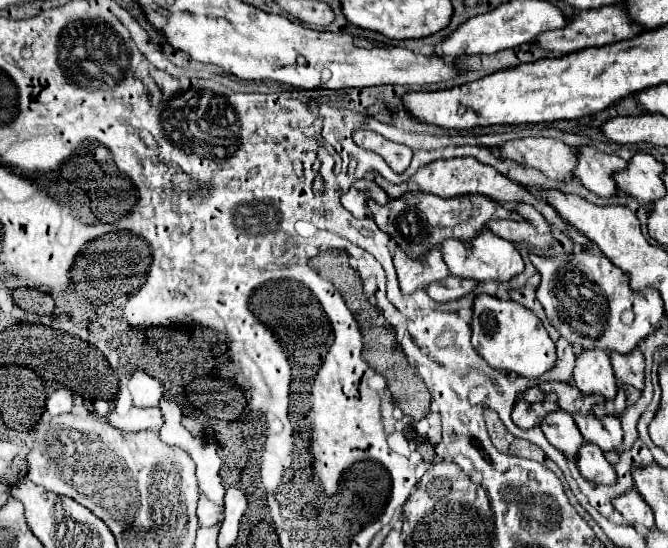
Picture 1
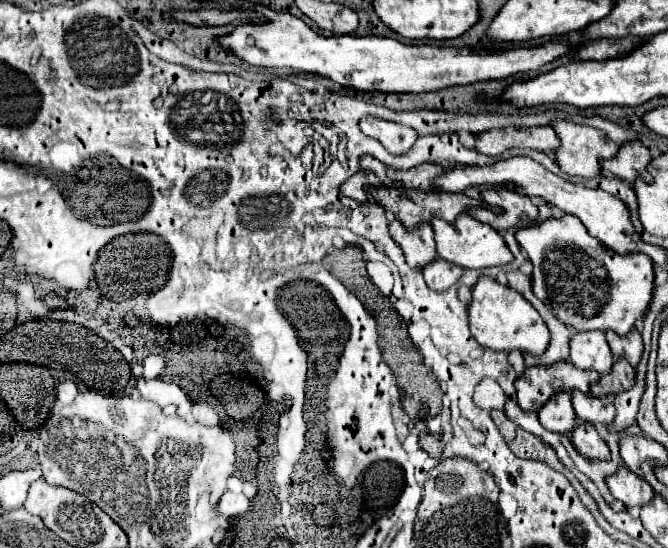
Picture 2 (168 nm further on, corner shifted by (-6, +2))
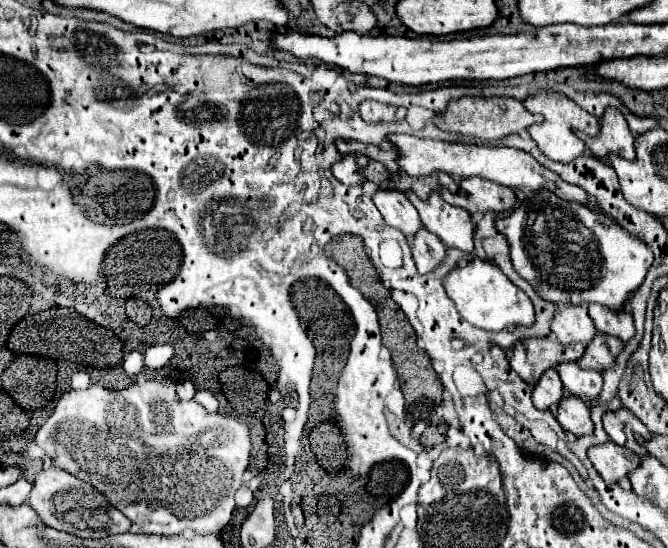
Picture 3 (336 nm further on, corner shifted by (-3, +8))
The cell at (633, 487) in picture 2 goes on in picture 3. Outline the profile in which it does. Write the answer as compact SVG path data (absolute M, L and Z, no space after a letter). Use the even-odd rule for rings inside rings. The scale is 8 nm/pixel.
M609 441L597 447L589 449L589 459L593 467L599 471L599 475L609 483L619 483L621 479L627 479L633 469L639 465L639 457L631 453L625 447L619 447L617 443Z

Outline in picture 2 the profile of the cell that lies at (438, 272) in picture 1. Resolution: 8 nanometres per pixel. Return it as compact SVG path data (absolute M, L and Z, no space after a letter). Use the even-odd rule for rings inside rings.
M394 219L390 225L390 235L394 241L402 247L410 267L424 267L436 259L436 243L434 243L434 231L430 223L420 223L416 229L408 231L398 219Z

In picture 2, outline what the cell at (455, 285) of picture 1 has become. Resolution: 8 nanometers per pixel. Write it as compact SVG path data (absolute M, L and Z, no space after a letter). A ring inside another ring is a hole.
M434 259L430 265L422 267L422 275L424 275L424 281L430 289L446 291L448 287L452 287L460 279L462 267L448 263L444 259Z

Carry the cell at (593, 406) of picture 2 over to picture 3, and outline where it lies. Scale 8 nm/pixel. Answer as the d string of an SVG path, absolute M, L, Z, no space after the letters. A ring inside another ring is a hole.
M565 363L557 367L563 387L569 395L585 397L587 401L595 401L603 389L603 377L599 371L581 369L577 363Z

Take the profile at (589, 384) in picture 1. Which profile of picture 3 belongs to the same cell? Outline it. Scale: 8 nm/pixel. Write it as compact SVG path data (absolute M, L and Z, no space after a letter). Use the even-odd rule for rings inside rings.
M581 305L559 307L553 317L551 331L557 335L559 343L563 345L571 345L571 343L587 345L597 335L597 329L587 313L587 307Z

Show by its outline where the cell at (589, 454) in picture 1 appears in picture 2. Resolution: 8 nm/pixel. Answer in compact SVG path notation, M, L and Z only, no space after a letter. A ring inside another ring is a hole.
M578 423L572 429L572 445L586 459L608 459L610 449L604 439L598 435L592 423Z

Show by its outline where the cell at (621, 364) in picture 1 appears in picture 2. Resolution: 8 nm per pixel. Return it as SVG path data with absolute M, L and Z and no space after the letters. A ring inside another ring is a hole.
M638 329L630 331L628 335L616 335L614 331L606 331L606 341L608 341L614 357L628 359L632 363L632 367L638 365L638 361L642 357L642 335Z

